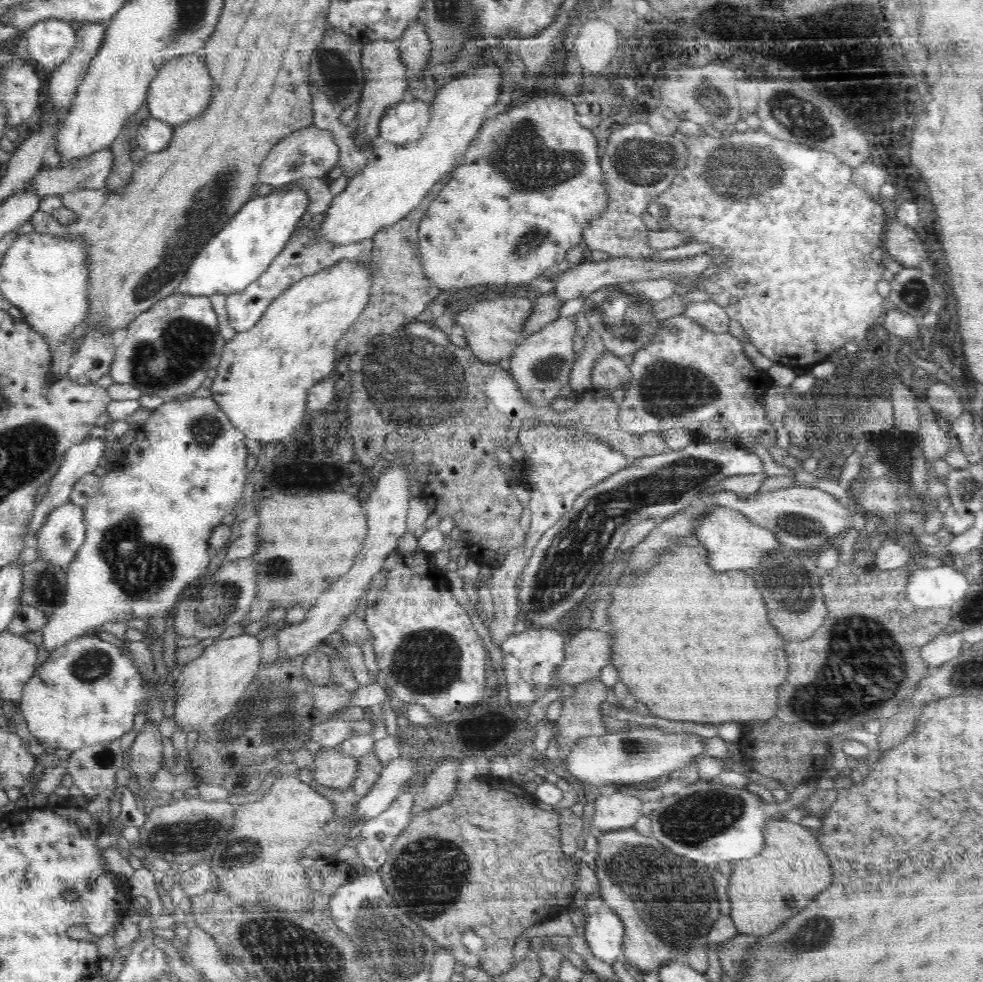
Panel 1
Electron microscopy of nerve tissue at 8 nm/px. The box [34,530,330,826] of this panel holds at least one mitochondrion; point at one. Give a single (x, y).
(262, 717)

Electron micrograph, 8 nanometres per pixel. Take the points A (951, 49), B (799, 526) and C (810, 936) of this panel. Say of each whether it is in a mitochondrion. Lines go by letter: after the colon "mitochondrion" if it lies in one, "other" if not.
A: mitochondrion
B: mitochondrion
C: mitochondrion

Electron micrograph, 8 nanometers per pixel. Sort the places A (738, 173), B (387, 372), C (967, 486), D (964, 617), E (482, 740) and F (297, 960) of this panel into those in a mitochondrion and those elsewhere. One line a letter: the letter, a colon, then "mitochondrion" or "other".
A: mitochondrion
B: mitochondrion
C: mitochondrion
D: other
E: other
F: mitochondrion

